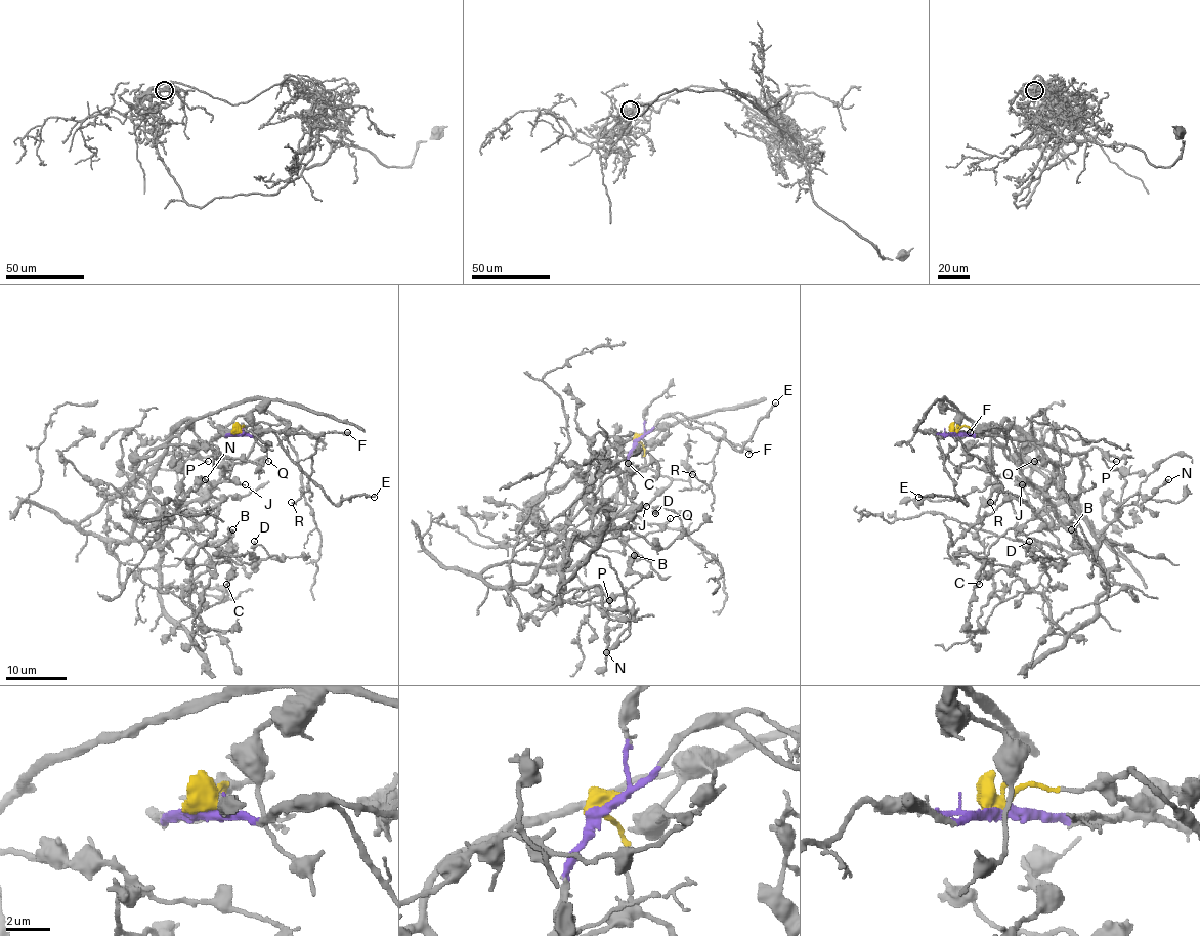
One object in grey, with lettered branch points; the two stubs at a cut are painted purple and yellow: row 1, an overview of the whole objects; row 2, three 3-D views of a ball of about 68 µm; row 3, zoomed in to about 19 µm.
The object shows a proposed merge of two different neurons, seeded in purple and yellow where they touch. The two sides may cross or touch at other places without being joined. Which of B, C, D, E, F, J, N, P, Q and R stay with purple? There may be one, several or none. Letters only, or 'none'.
E, F, R

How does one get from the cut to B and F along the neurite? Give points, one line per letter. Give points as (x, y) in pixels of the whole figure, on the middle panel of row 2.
B: (637, 440), (644, 461), (671, 481), (608, 529), (567, 543), (559, 599), (623, 594), (641, 578), (634, 555)
F: (637, 440), (662, 418), (682, 413), (701, 424), (718, 425), (727, 440), (743, 447), (748, 454)

